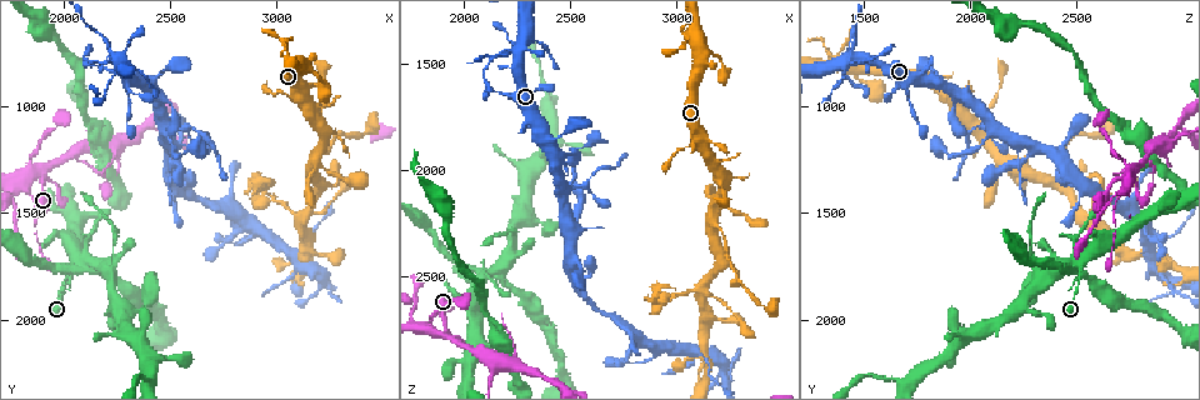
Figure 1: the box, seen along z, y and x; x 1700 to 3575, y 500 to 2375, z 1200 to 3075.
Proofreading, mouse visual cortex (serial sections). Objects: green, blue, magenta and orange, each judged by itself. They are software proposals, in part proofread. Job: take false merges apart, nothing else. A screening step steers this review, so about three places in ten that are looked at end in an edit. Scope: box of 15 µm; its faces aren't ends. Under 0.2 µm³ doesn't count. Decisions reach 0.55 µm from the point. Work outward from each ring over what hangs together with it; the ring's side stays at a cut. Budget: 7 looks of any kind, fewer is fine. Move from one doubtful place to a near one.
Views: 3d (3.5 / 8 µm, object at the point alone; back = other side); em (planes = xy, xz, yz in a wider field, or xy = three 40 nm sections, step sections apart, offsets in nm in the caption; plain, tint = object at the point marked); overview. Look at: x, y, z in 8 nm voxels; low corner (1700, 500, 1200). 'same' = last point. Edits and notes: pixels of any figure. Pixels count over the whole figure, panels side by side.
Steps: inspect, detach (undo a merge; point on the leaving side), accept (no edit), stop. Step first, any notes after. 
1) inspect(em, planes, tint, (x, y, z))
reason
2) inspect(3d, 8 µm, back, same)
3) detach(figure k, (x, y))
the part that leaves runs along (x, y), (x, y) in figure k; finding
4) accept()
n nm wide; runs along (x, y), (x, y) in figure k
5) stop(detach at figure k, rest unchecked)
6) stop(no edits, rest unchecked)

inspect(3d, 3.5 µm, (2170, 1740, 2470))
three arms meet

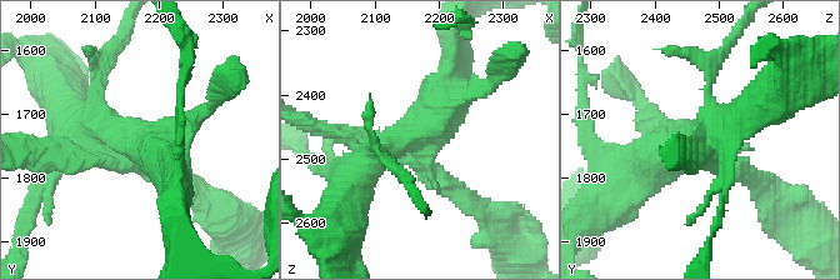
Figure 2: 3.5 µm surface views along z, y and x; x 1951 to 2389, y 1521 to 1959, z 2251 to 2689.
inspect(em, planes, tint, (2160, 1740, 2465))
3 arms; arms of 250, 400, 600 nm

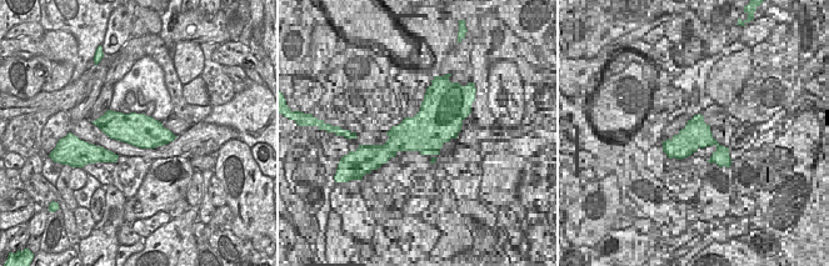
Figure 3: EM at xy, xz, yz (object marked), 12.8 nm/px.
detach(figure 2, (40, 149))
a second cell is stuck on

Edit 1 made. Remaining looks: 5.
inspect(3d, 3.5 µm, back, (1930, 1330, 2750))
branch point

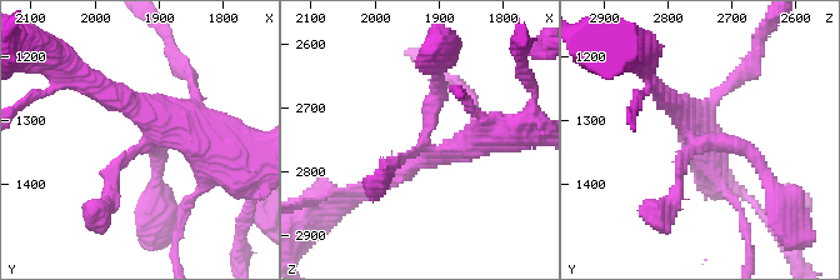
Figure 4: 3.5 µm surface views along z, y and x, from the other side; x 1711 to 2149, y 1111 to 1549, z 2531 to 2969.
inspect(em, xy, step 3, tint, (1920, 1335, 2760))
need the tissue

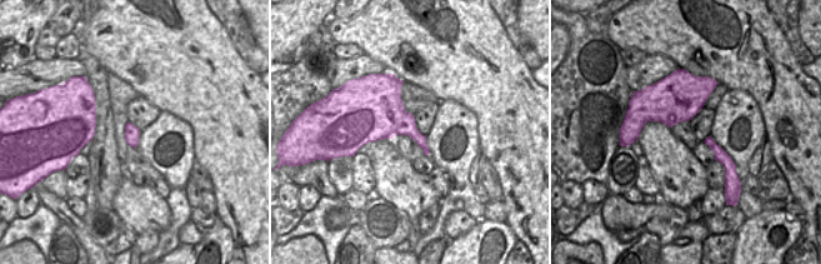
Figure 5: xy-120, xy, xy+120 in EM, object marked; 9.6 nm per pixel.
accept()
runs along (761, 168), (736, 144), (698, 144), (656, 86) in figure 4; all the same cell

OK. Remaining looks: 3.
inspect(3d, 3.5 µm, (3180, 1260, 2260))
calibre changes

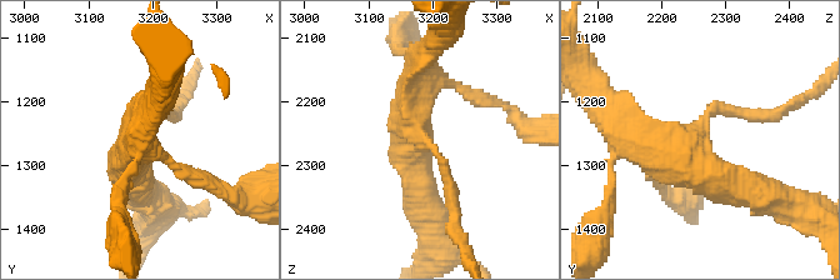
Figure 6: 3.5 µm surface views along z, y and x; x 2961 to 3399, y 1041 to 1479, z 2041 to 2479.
inspect(em, xy, step 3, tint, (3175, 1255, 2250))

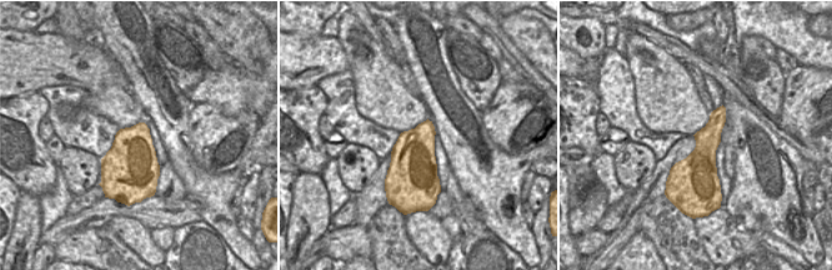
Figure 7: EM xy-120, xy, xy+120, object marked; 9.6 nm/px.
inspect(em, xy, step 2, tint, same)
another direction

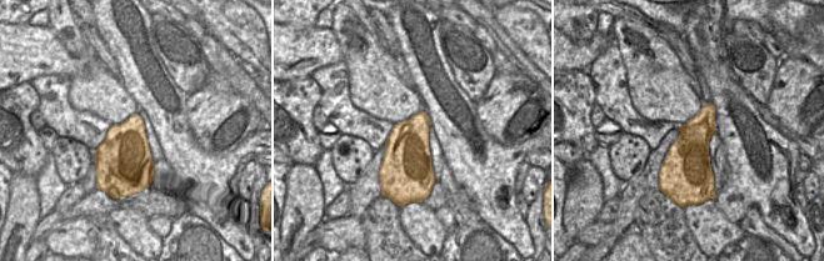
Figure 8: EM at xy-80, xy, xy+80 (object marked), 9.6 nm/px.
accept()
runs along (611, 120), (634, 146), (749, 189) in figure 6; all the same cell

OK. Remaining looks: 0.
stop(detach at figure 2, rest unchecked)

